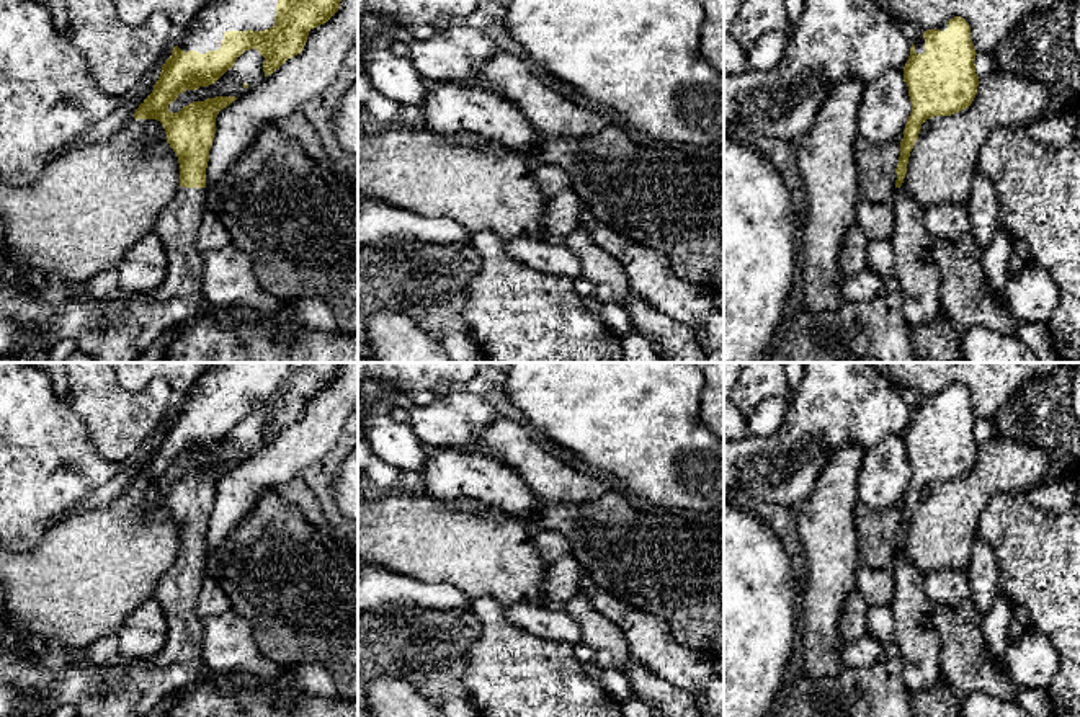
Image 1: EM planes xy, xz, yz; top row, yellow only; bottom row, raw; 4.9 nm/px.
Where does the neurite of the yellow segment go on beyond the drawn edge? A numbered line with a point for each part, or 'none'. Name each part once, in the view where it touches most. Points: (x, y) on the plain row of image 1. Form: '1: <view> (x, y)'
1: xy (218, 381)
2: xy (136, 686)

